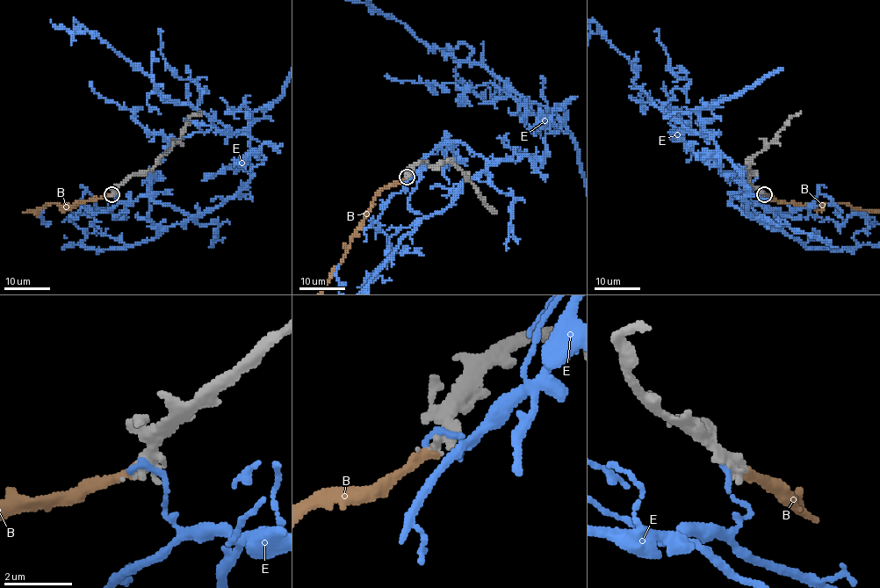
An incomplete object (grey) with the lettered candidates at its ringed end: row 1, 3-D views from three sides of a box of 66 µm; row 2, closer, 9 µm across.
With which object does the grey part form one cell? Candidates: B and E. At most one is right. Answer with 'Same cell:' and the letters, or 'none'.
Same cell: B

